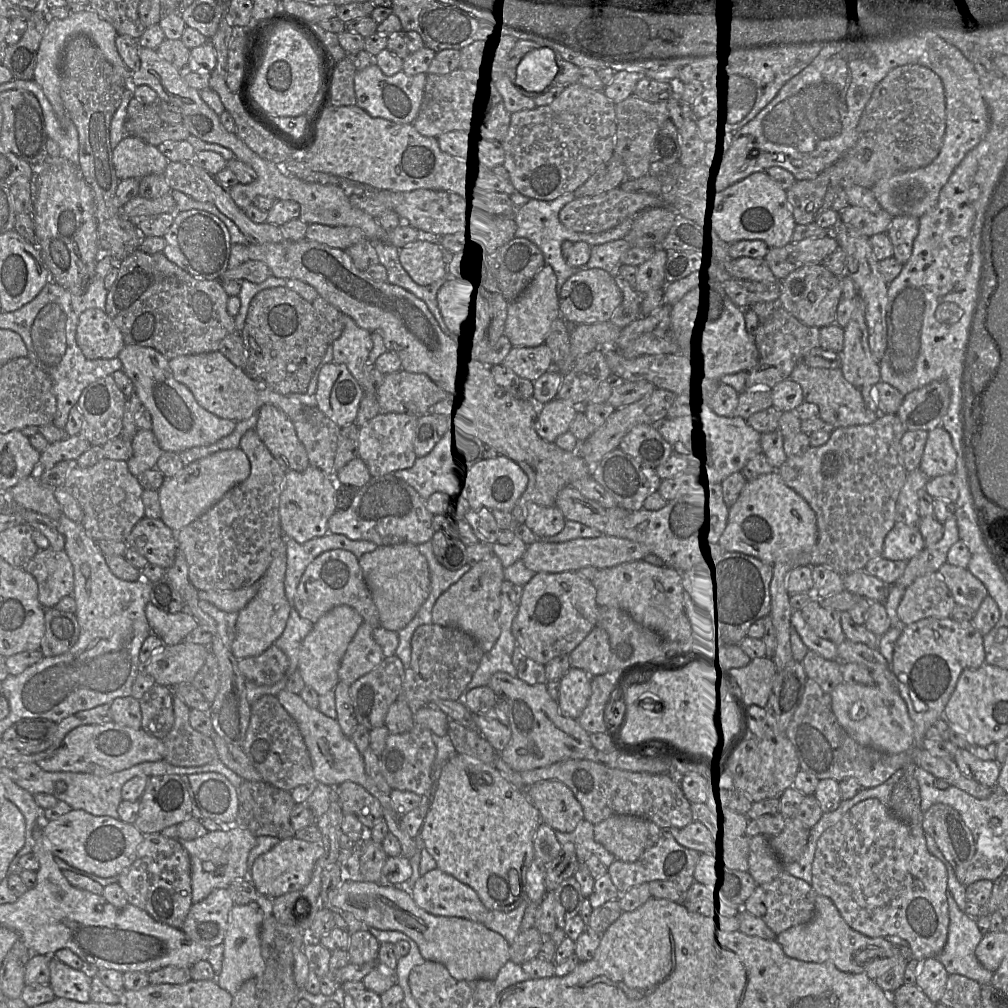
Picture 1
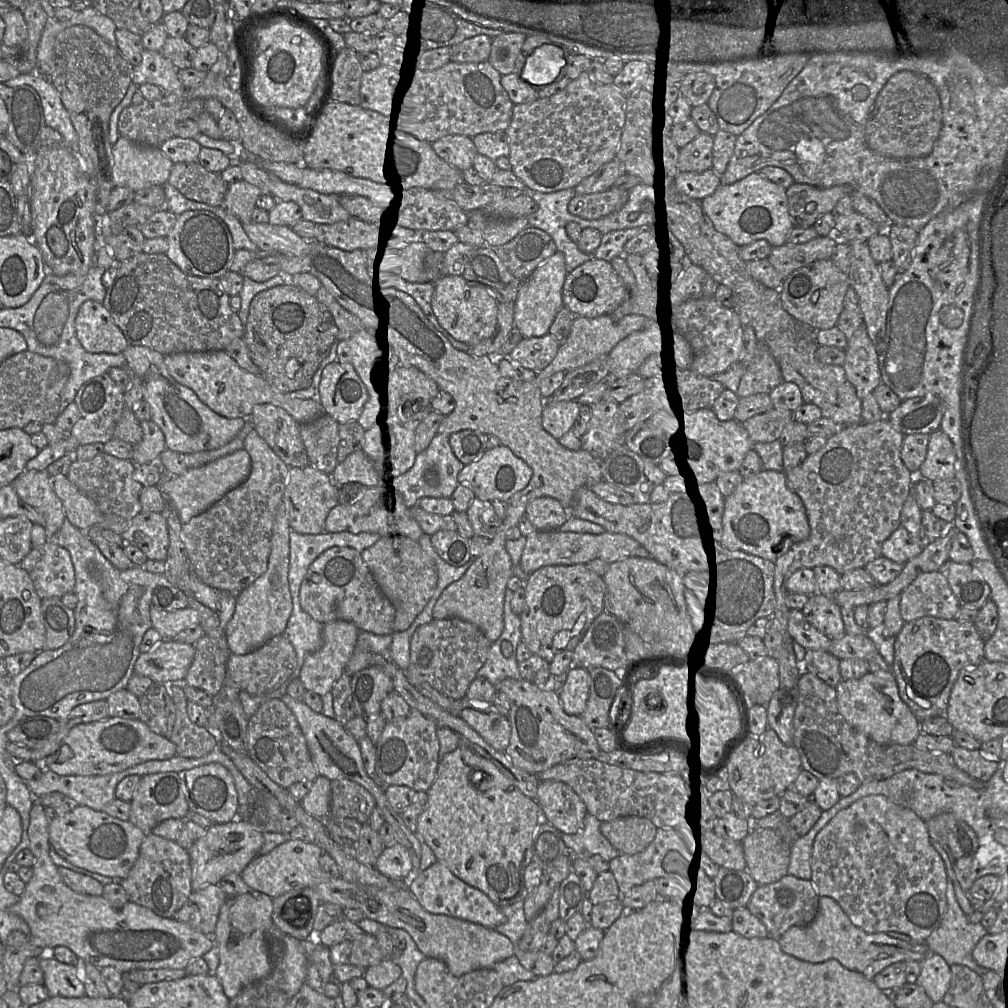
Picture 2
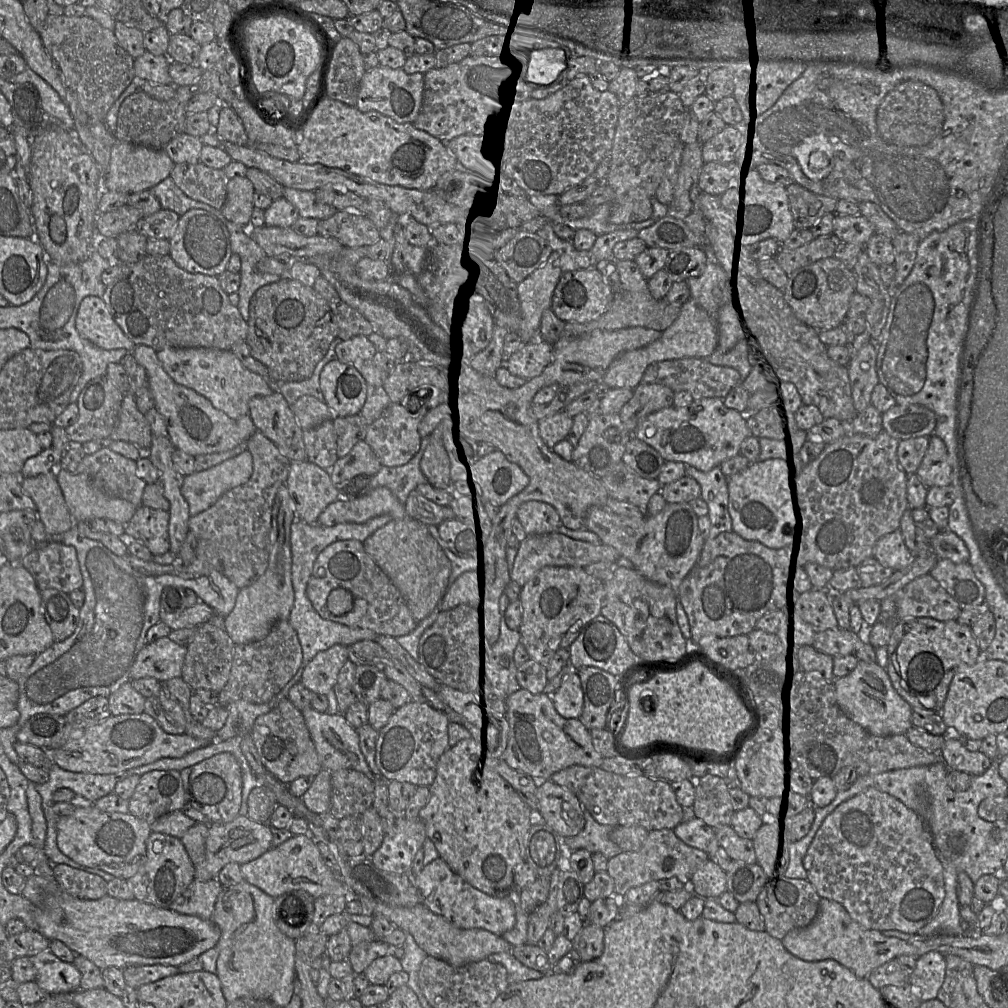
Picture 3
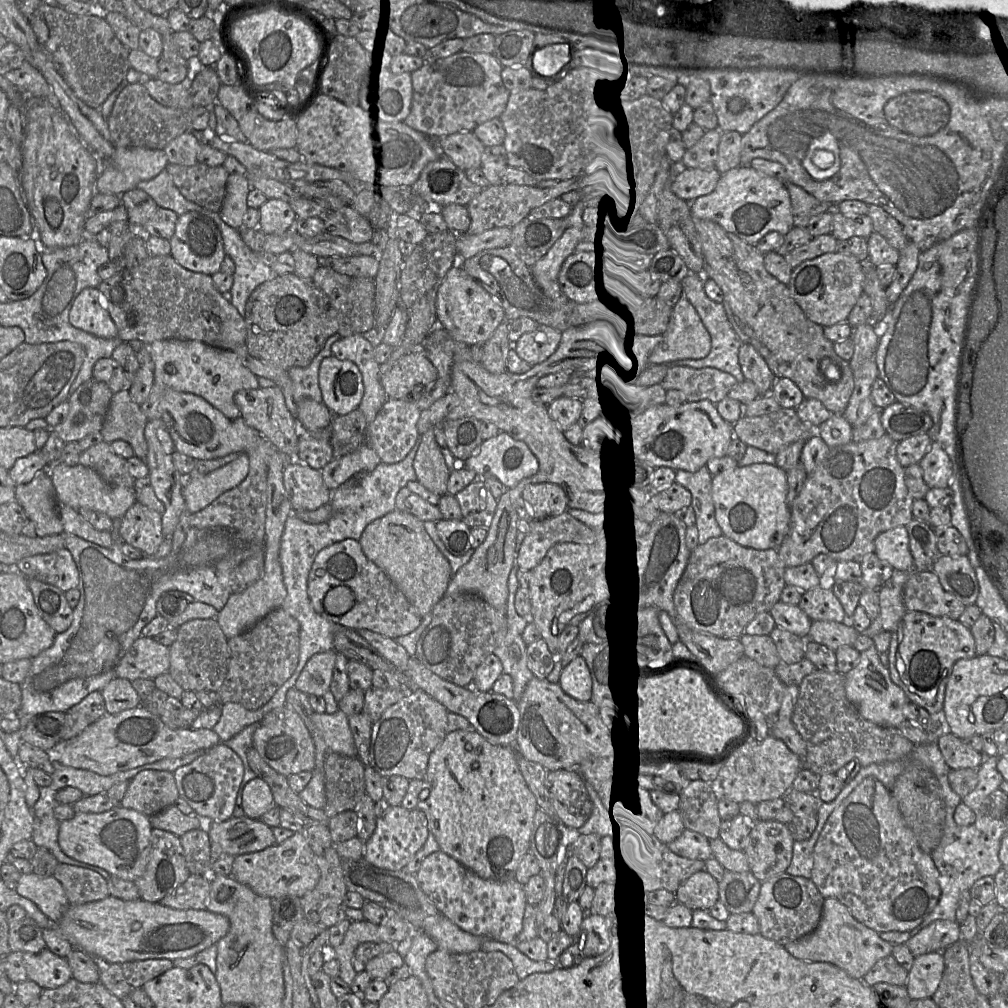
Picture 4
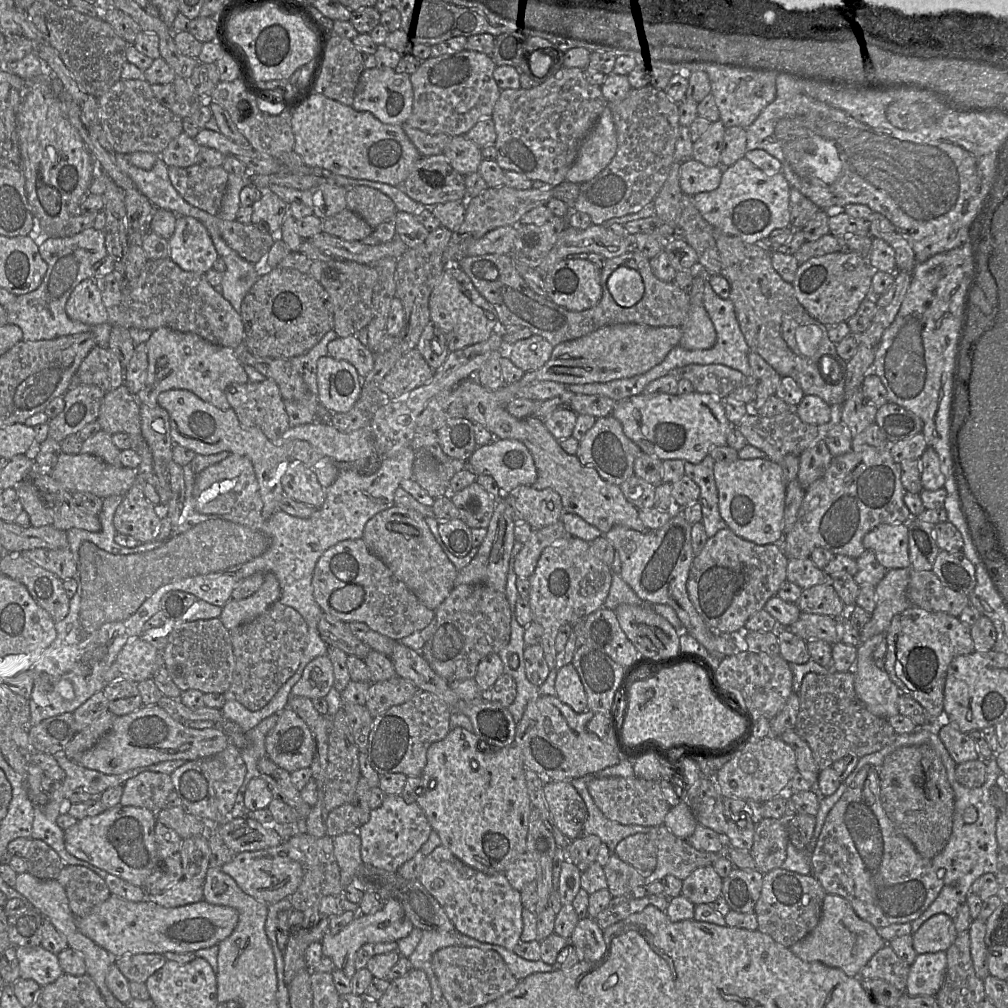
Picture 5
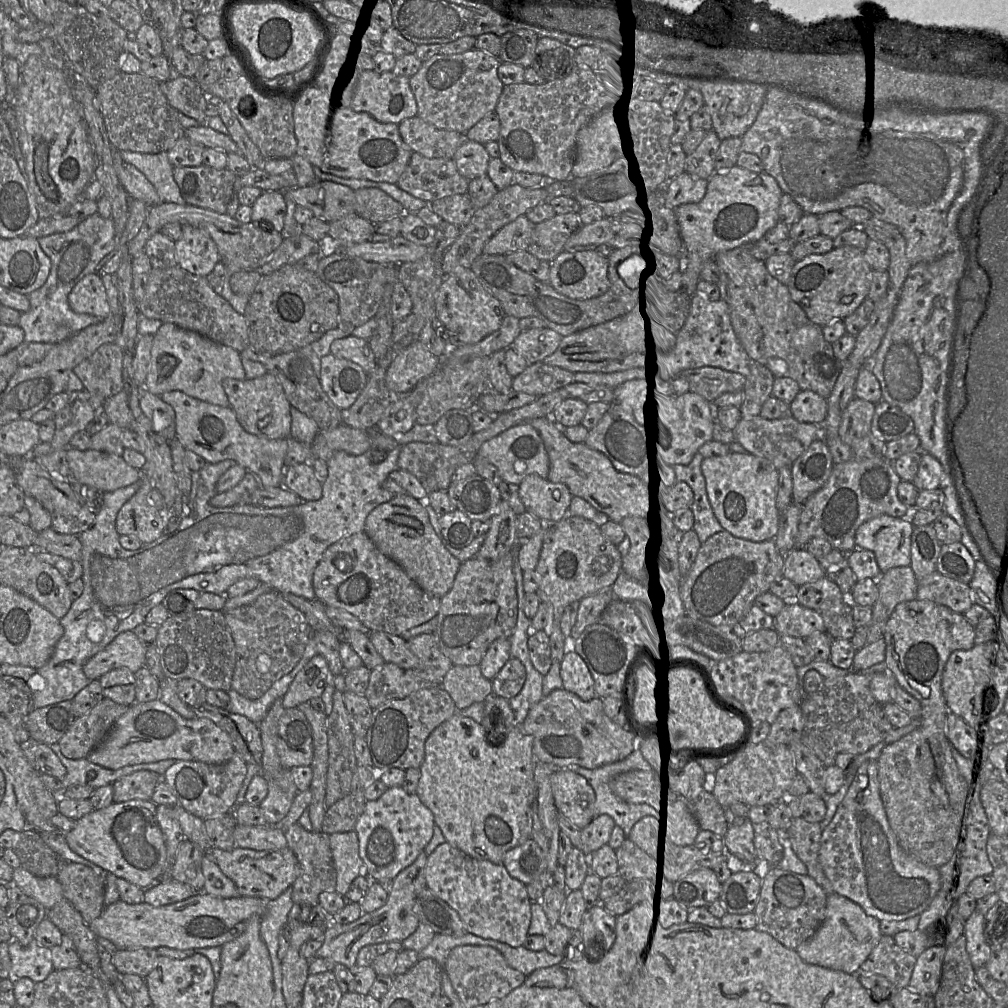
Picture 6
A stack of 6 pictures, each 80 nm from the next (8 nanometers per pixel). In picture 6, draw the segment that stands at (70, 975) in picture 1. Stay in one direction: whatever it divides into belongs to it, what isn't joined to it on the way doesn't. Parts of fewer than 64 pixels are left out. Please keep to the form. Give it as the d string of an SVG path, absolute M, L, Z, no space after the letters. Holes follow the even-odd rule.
M11 941L9 943L11 978L29 978L35 983L44 981L54 971L50 949L36 941L29 945Z

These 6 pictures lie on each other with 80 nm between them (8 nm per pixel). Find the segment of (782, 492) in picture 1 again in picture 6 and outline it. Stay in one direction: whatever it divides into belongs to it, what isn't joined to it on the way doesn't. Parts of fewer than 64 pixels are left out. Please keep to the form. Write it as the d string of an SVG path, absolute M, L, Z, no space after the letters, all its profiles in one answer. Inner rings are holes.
M730 451L723 456L704 458L701 470L709 502L723 529L753 542L774 540L780 519L776 506L779 470L771 461L749 452Z

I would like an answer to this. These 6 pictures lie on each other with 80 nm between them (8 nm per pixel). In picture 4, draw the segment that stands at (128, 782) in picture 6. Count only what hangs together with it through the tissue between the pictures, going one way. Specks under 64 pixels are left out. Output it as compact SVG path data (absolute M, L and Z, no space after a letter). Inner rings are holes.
M144 770L130 781L120 805L148 817L175 805L179 798L175 778L166 770Z

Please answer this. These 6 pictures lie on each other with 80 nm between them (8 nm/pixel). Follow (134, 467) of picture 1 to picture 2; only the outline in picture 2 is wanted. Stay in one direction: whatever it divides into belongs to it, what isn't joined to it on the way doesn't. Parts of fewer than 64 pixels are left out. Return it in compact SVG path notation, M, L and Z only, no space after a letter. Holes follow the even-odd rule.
M153 420L142 421L141 427L143 438L134 446L132 461L135 465L157 463L166 449L164 434Z

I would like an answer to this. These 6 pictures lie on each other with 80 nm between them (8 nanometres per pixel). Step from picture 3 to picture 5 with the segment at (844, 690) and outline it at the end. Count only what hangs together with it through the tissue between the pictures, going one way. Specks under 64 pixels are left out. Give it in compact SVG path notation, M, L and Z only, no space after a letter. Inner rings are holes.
M876 634L857 647L853 668L854 689L867 709L876 716L889 719L899 714L901 691L889 674L877 666L873 653L885 634Z

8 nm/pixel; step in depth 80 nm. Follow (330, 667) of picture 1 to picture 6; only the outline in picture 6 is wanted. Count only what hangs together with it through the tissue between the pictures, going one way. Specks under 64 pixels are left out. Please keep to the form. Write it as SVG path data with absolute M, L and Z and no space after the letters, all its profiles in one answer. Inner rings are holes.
M313 656L295 676L286 694L282 697L284 709L295 708L310 699L319 698L326 685L333 685L333 675L325 658Z

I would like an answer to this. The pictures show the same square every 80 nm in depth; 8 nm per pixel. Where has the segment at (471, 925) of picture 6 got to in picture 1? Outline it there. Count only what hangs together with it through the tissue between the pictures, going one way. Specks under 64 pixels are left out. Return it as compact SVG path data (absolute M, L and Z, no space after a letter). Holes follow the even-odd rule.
M439 868L422 875L409 891L421 909L435 916L459 917L483 923L490 911L470 886Z

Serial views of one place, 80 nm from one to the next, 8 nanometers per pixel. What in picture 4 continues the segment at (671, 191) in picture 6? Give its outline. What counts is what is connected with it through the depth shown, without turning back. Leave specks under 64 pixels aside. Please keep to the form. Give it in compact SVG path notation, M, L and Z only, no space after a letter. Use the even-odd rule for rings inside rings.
M682 167L675 177L675 192L686 201L711 193L716 188L722 173L716 168Z

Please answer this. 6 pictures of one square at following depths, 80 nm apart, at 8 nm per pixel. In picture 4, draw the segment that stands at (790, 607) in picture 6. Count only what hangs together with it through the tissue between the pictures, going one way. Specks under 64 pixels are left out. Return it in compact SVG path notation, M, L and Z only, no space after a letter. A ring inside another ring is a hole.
M812 621L807 639L836 651L841 646L853 646L858 634L849 621Z

